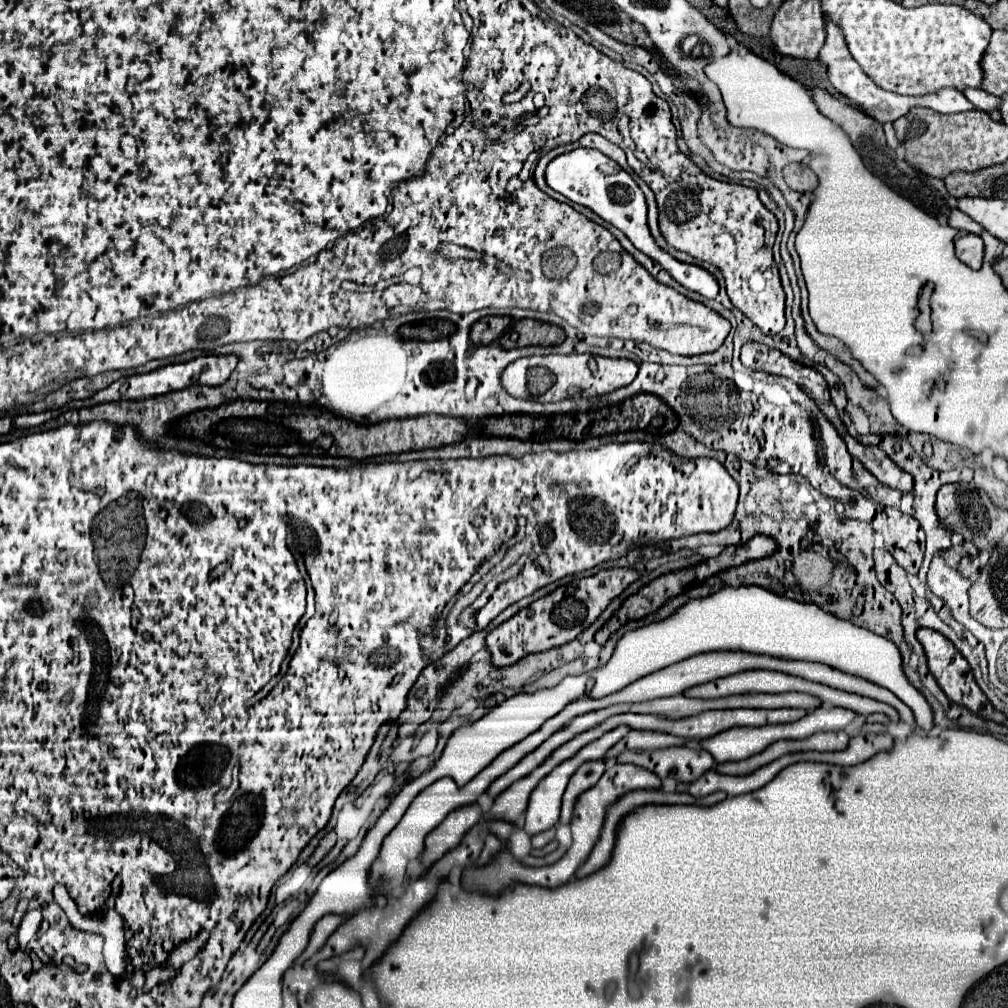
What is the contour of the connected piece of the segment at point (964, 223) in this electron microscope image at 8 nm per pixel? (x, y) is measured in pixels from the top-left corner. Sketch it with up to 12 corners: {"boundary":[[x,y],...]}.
{"boundary":[[953,208],[949,222],[953,228],[969,232],[983,234],[975,220],[967,214]]}

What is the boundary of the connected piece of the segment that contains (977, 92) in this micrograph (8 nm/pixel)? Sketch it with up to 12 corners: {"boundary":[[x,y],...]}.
{"boundary":[[968,88],[964,95],[978,110],[997,109],[999,97]]}

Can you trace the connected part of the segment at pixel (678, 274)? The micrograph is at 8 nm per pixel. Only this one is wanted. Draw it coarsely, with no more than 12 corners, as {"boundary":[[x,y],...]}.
{"boundary":[[579,148],[547,184],[619,228],[685,288],[719,294],[711,272],[679,262],[647,226],[645,194],[617,162]]}

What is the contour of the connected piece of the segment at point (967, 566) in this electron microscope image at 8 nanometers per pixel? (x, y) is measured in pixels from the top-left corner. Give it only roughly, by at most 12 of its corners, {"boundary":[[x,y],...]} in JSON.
{"boundary":[[964,556],[957,570],[974,580],[981,565],[977,557]]}

